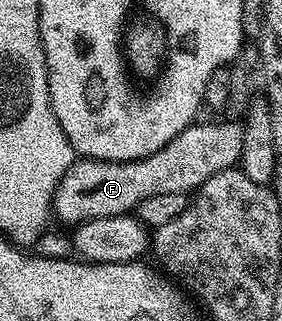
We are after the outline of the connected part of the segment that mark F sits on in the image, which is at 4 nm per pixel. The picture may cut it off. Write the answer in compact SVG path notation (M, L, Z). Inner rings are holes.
M218 121L219 123L194 122L183 133L179 133L163 149L151 153L142 159L116 163L115 161L103 161L102 159L78 158L67 169L65 176L59 181L59 185L53 194L53 211L68 225L86 223L99 217L115 217L136 212L137 207L147 197L159 197L159 193L175 193L185 195L196 192L209 178L220 171L228 171L236 168L241 162L241 150L243 149L243 127L240 122Z

